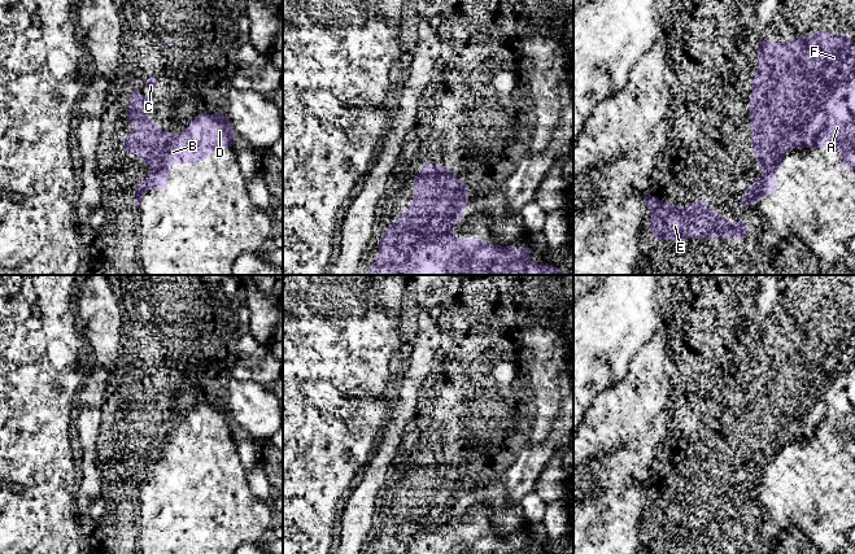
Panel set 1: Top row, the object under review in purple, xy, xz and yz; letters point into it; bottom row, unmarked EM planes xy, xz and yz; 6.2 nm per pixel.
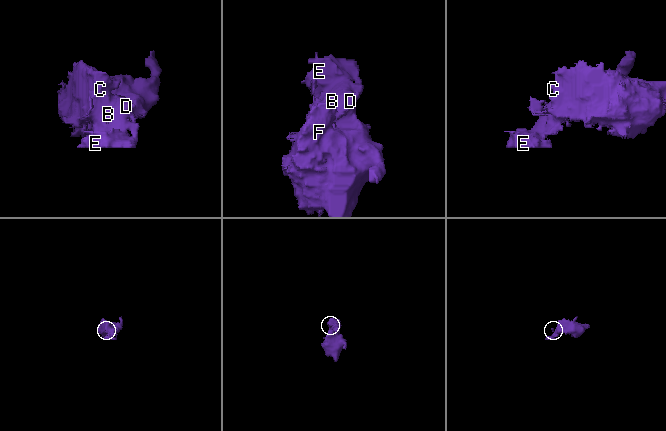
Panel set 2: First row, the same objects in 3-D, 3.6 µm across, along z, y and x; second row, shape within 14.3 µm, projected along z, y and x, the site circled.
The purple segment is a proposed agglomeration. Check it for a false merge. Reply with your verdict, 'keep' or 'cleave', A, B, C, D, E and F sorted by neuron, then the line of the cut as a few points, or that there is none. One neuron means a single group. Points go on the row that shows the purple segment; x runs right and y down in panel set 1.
keep; A B C D E F; no cut

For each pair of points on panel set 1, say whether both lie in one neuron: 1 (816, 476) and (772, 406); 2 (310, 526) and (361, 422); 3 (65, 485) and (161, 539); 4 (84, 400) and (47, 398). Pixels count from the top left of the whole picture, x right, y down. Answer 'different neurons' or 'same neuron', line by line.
1: same neuron
2: same neuron
3: different neurons
4: different neurons

